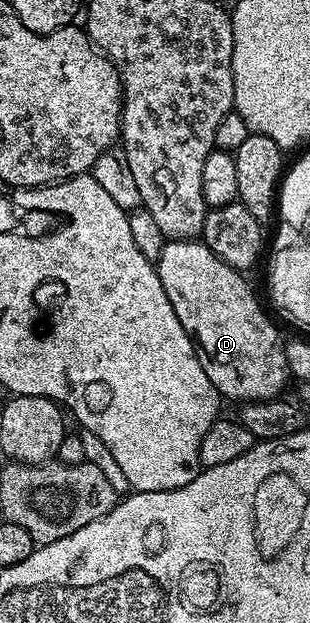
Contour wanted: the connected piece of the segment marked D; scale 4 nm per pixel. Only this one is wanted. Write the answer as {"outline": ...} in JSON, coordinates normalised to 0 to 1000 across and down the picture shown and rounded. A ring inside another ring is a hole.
{"outline":[[[639,384],[545,385],[503,427],[516,457],[529,457],[529,470],[542,470],[542,483],[555,483],[555,496],[568,496],[581,522],[594,522],[606,541],[626,549],[645,586],[658,586],[658,599],[671,599],[671,612],[684,612],[706,636],[719,642],[768,640],[771,648],[900,639],[919,629],[910,626],[929,610],[916,544],[897,539],[894,522],[858,507],[816,464],[794,456],[797,443],[723,425],[723,419],[710,419],[710,413],[697,413],[697,406],[684,406],[684,400]]]}

